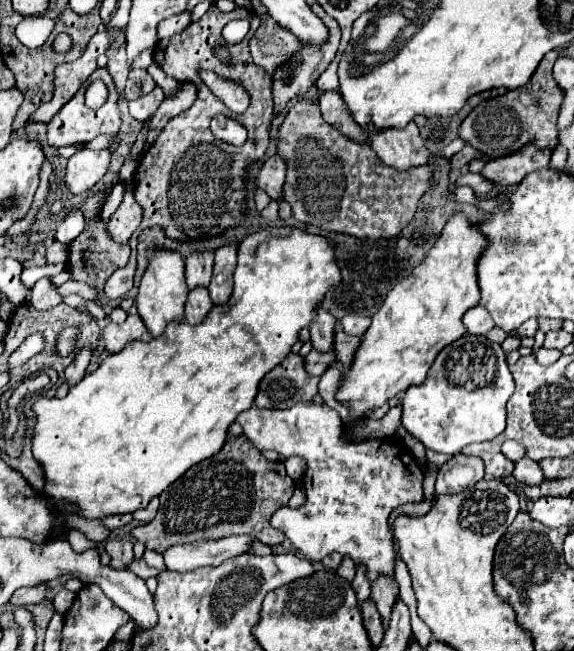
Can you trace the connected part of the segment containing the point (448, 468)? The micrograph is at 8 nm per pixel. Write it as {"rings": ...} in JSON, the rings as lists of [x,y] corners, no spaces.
{"rings":[[[458,453],[450,461],[446,461],[438,473],[438,481],[435,483],[435,491],[431,504],[436,503],[436,497],[440,493],[456,493],[466,487],[476,485],[484,477],[484,463],[480,457]]]}

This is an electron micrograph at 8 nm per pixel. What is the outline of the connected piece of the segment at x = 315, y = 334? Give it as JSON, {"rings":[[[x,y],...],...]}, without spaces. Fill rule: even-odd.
{"rings":[[[316,309],[316,317],[310,323],[310,341],[314,349],[332,349],[334,341],[334,323],[336,319],[324,309]]]}

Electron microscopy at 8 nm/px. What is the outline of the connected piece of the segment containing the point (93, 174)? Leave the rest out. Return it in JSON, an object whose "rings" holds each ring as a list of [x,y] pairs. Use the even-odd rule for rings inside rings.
{"rings":[[[106,149],[78,151],[66,163],[66,175],[64,175],[66,189],[72,195],[86,193],[102,179],[102,175],[108,171],[108,165],[110,165],[110,153],[106,153]]]}

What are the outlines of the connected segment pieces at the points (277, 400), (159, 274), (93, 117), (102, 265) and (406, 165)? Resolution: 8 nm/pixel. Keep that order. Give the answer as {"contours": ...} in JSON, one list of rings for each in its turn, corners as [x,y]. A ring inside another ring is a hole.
{"contours":[[[[290,353],[280,365],[260,381],[254,405],[266,409],[286,409],[300,401],[312,401],[318,393],[320,377],[312,377],[304,369],[304,359]]],[[[150,249],[148,257],[150,257],[150,265],[140,281],[140,293],[136,297],[136,307],[150,335],[160,337],[168,323],[184,321],[184,303],[188,297],[188,289],[184,281],[184,261],[178,253],[164,251],[164,249]]],[[[98,67],[98,69],[92,73],[92,77],[88,77],[88,81],[84,81],[84,85],[78,89],[78,93],[76,93],[76,95],[58,111],[58,115],[48,123],[48,145],[52,145],[52,147],[62,147],[62,145],[74,145],[74,143],[88,143],[88,141],[92,141],[94,137],[98,137],[98,135],[102,135],[102,133],[114,135],[114,133],[120,129],[120,123],[122,123],[122,115],[120,115],[120,111],[118,111],[118,89],[116,89],[116,83],[114,83],[114,79],[112,79],[112,75],[110,75],[110,71],[108,71],[106,67]],[[96,79],[102,79],[102,81],[108,85],[108,89],[110,89],[110,99],[108,99],[98,111],[88,109],[88,107],[84,105],[84,91],[86,91],[86,87],[88,87],[92,81],[96,81]]],[[[102,191],[94,193],[92,197],[88,197],[86,203],[84,203],[84,207],[82,207],[84,217],[90,221],[90,229],[84,231],[84,233],[80,233],[80,235],[70,243],[70,247],[68,247],[68,249],[70,249],[68,271],[70,271],[72,279],[82,281],[82,283],[88,283],[88,285],[92,285],[94,289],[98,289],[98,293],[100,293],[98,303],[108,305],[108,307],[116,307],[116,305],[118,305],[118,299],[116,299],[116,301],[110,301],[102,291],[104,291],[104,283],[108,281],[108,277],[110,277],[116,269],[120,269],[120,267],[124,267],[124,265],[128,263],[130,247],[112,241],[112,237],[108,235],[106,225],[102,223],[102,219],[100,219],[100,217],[94,217],[96,211],[98,211],[98,203],[100,203],[100,199],[102,199]]],[[[414,123],[406,129],[384,129],[384,133],[372,133],[372,129],[368,129],[368,133],[378,157],[398,171],[426,165],[432,159],[432,153],[424,147]]]]}

